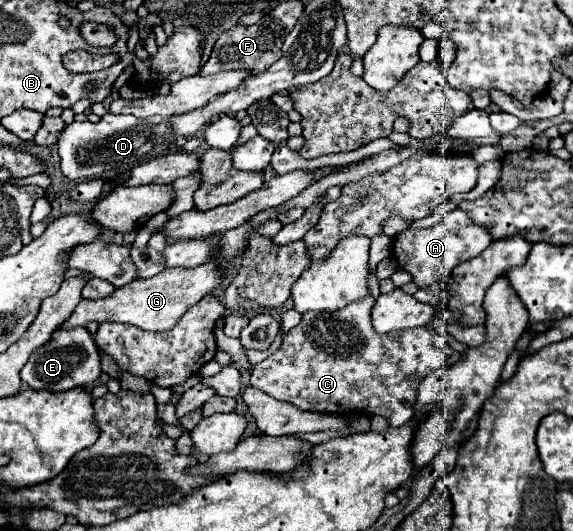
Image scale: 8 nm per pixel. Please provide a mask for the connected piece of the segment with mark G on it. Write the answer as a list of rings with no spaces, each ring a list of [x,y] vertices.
[[[206,262],[196,268],[166,268],[152,278],[136,278],[136,282],[114,290],[114,294],[104,300],[82,300],[62,328],[88,326],[88,322],[124,322],[150,332],[170,330],[190,306],[200,302],[206,294],[212,294],[224,276],[226,270],[216,262]]]

